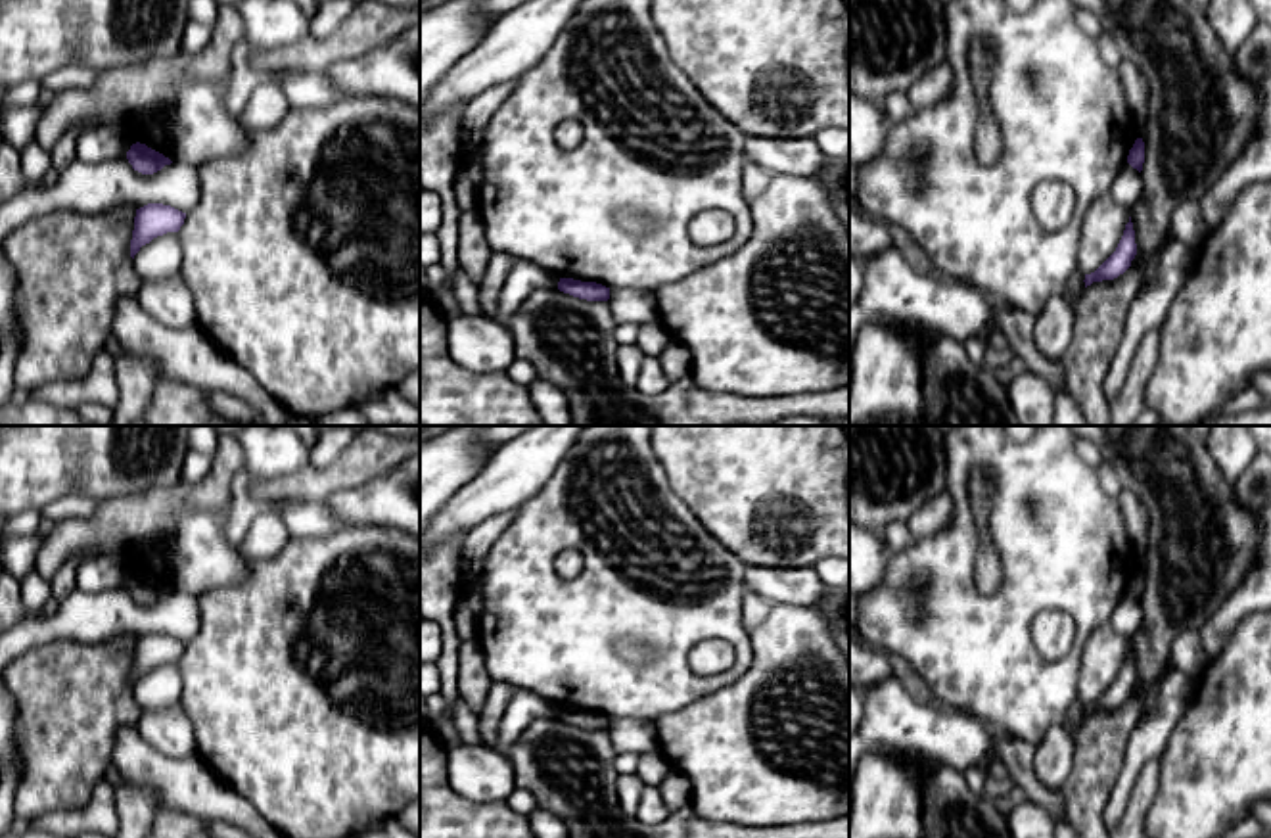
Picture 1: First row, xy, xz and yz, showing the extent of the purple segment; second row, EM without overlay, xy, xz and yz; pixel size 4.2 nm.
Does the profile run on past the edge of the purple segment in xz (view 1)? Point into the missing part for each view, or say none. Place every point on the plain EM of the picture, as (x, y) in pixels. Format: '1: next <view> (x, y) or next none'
1: next none

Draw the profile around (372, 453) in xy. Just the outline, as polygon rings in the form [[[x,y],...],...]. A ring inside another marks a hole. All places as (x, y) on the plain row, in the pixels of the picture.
[[[380,430],[357,431],[330,468],[309,464],[289,476],[261,479],[251,485],[251,495],[263,500],[326,500],[334,491],[391,472],[418,453],[420,437],[395,437]]]

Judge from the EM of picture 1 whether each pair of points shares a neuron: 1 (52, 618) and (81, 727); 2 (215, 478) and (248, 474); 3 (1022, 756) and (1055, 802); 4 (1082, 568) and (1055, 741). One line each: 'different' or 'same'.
1: different
2: different
3: same
4: different

